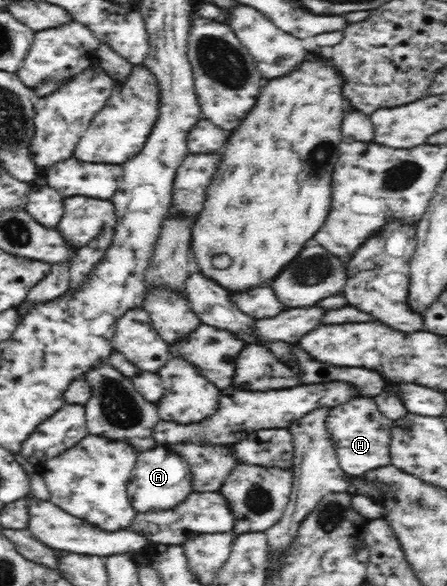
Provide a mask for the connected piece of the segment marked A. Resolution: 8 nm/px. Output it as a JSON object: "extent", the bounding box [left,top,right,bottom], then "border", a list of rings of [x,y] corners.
{"extent":[127,445,193,513],"border":[[[164,445],[148,450],[138,453],[137,463],[127,487],[129,499],[133,507],[143,513],[151,509],[173,509],[179,501],[183,501],[191,493],[193,478],[189,472],[189,464]]]}

